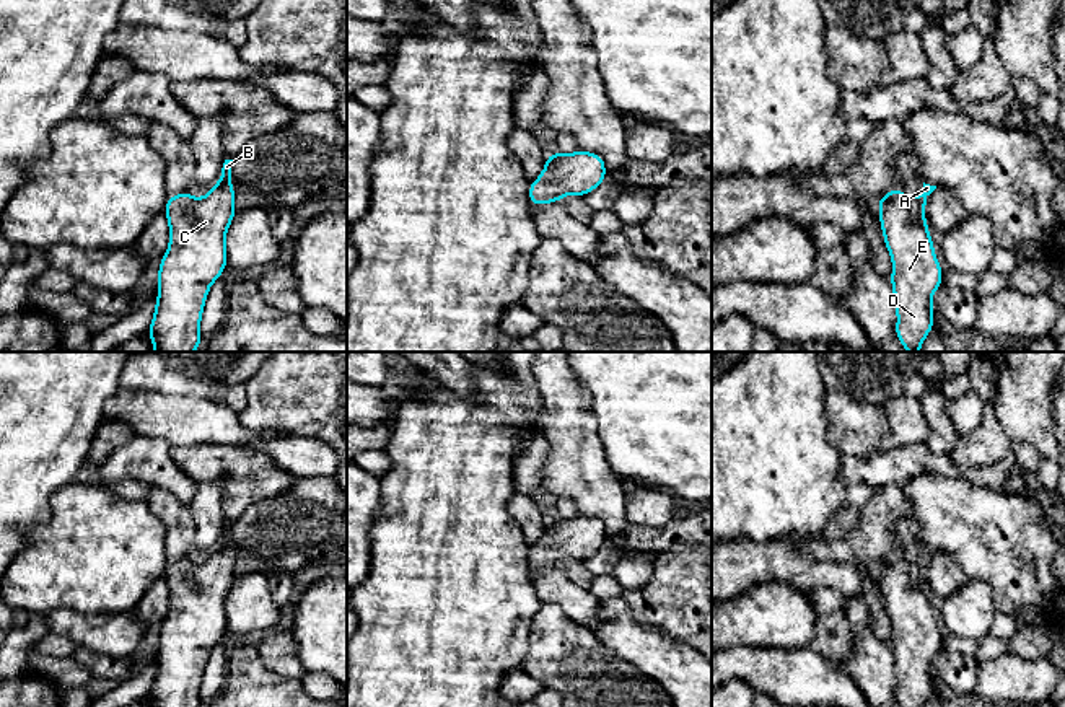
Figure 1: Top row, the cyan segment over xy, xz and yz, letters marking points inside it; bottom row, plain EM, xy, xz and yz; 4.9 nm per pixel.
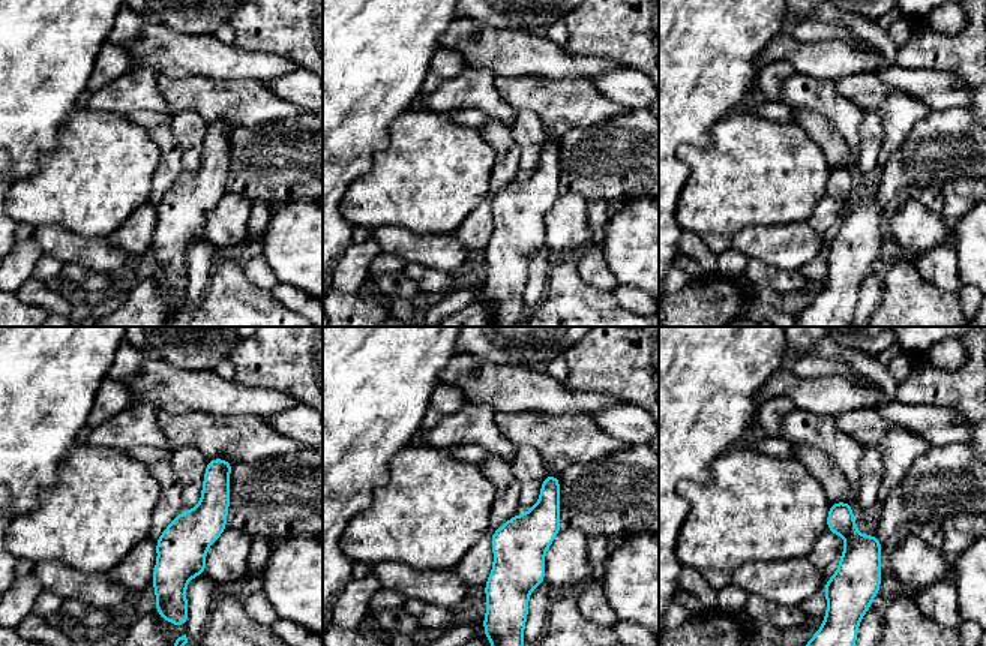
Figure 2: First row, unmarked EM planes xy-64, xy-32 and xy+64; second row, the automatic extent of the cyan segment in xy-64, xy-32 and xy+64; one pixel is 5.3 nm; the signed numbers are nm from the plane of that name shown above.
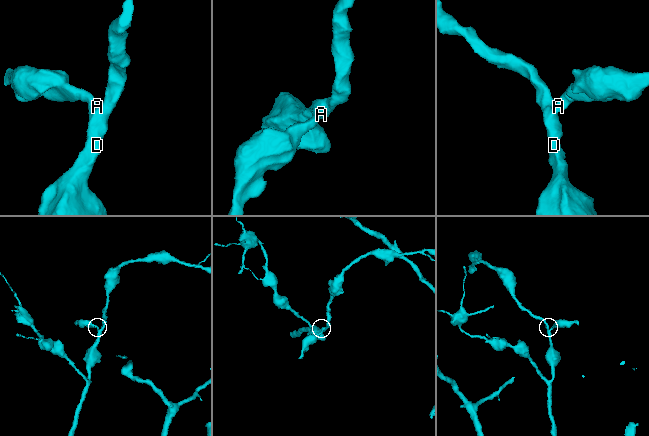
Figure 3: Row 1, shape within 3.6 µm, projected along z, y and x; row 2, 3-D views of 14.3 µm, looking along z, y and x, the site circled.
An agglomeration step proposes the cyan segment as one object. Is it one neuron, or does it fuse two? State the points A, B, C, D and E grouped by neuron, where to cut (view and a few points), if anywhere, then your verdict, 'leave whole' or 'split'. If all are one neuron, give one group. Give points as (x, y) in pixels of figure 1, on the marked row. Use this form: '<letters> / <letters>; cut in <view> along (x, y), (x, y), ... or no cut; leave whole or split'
A B C D E; no cut; leave whole

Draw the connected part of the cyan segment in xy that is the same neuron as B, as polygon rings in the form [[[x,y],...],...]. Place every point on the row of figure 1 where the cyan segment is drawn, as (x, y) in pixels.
[[[225,160],[221,181],[212,191],[194,199],[187,191],[169,197],[164,213],[169,223],[169,248],[158,270],[158,301],[148,327],[155,352],[194,352],[200,344],[200,318],[210,285],[221,277],[226,264],[225,235],[236,213],[231,184],[233,160]]]

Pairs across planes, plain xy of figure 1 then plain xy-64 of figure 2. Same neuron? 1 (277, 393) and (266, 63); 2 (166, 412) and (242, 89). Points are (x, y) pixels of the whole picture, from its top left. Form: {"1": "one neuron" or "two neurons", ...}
{"1": "two neurons", "2": "two neurons"}

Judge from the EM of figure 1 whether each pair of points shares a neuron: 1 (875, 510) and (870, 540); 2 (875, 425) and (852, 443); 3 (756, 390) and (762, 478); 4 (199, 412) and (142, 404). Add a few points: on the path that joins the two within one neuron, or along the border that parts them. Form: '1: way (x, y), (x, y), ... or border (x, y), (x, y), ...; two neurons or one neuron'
1: way (875, 517), (873, 533); one neuron
2: way (870, 425), (857, 439); one neuron
3: way (756, 411), (756, 456); one neuron
4: way (184, 412), (157, 412); one neuron

